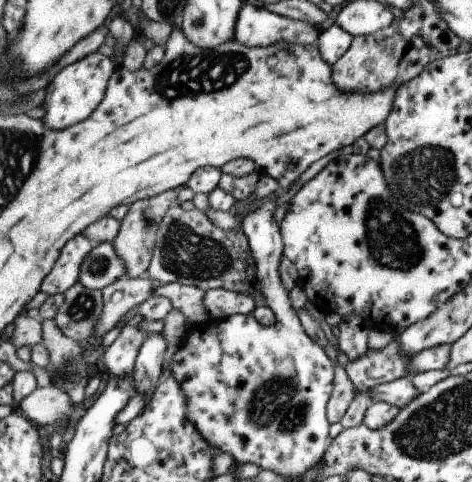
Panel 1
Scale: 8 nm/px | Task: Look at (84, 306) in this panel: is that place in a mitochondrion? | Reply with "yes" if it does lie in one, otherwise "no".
yes

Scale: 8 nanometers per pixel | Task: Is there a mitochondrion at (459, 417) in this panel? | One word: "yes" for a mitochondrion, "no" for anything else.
yes

